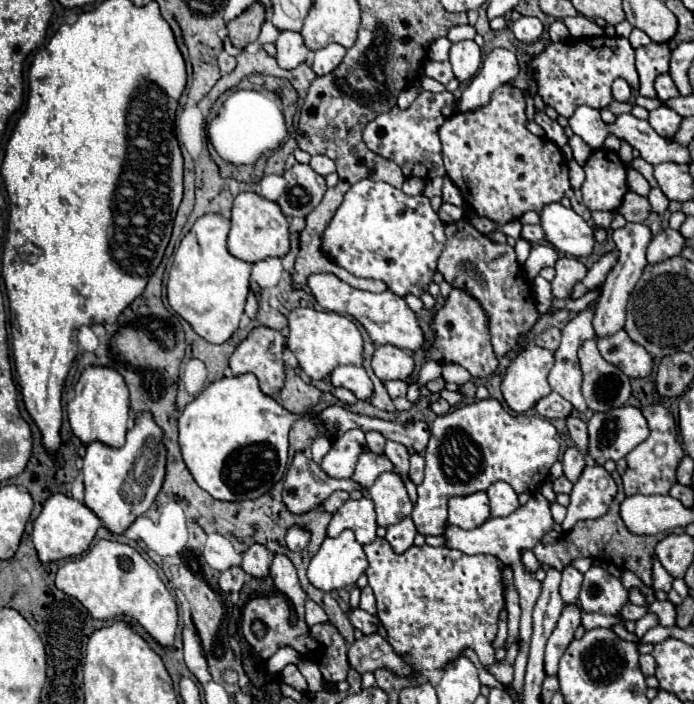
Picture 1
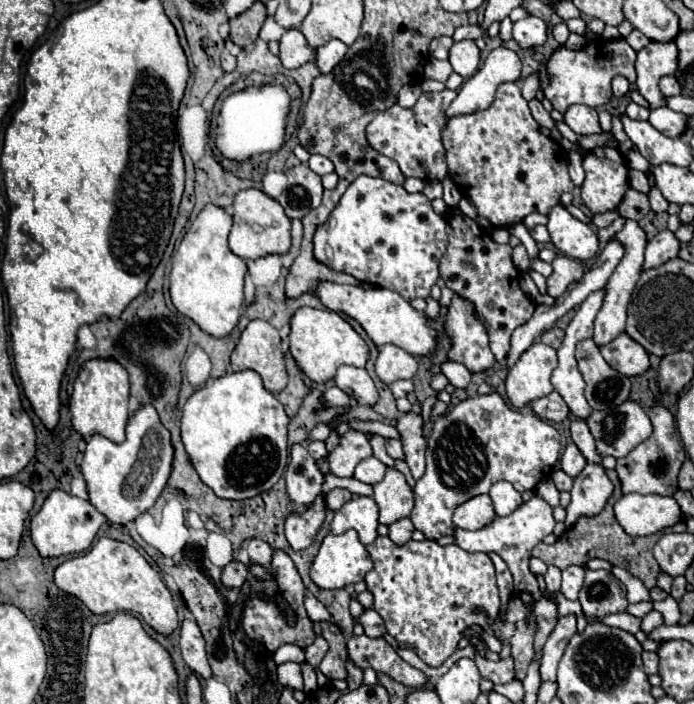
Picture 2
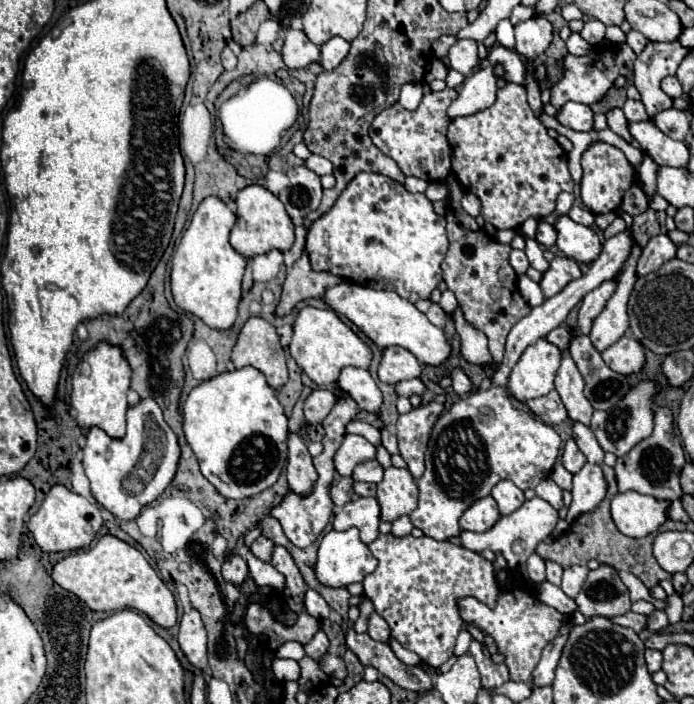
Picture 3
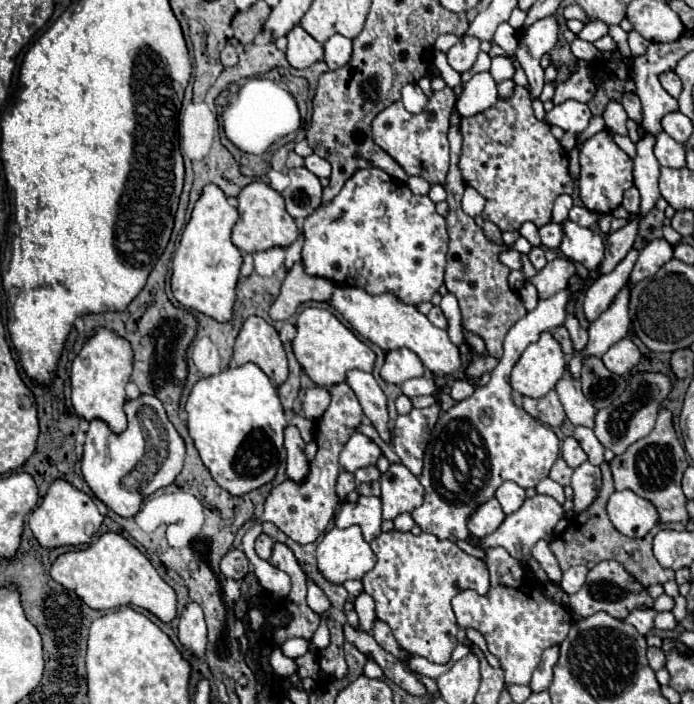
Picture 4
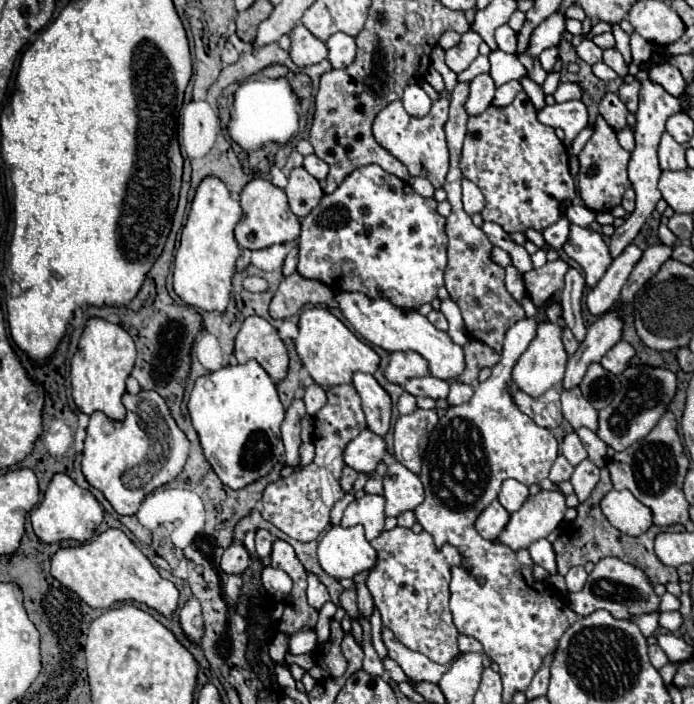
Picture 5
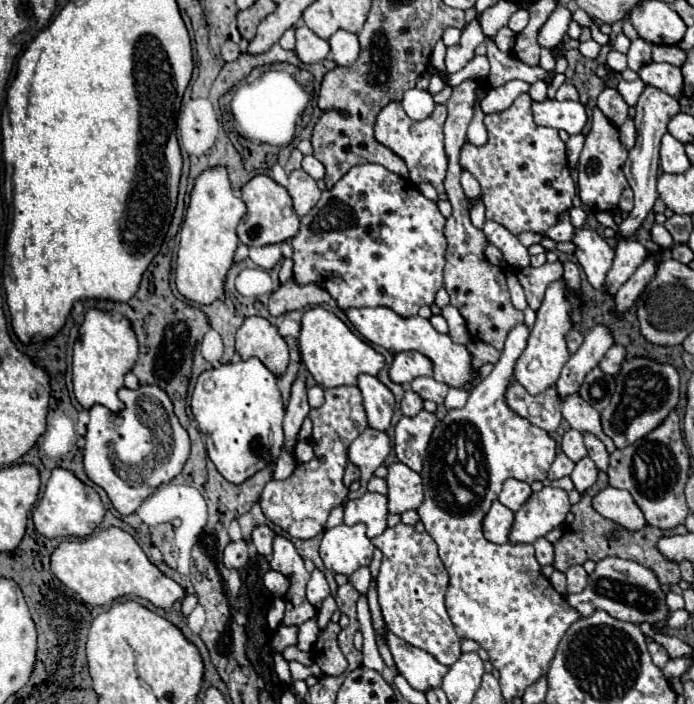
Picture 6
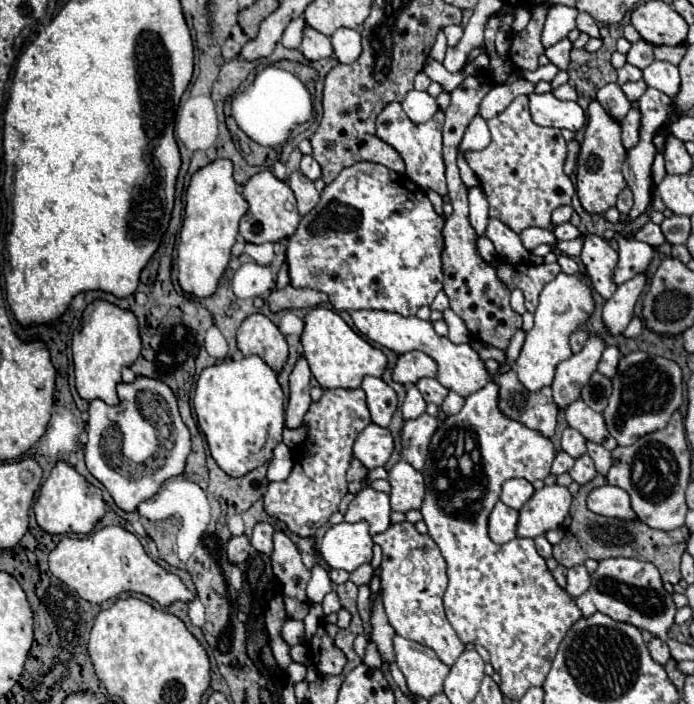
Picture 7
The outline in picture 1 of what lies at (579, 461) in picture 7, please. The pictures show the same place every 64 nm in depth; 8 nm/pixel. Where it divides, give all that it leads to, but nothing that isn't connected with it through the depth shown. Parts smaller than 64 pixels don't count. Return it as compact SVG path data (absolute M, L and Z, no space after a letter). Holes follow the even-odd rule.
M588 464L570 492L570 504L566 520L562 522L564 532L568 532L578 520L598 518L606 514L608 504L616 496L616 482L604 470L604 466Z

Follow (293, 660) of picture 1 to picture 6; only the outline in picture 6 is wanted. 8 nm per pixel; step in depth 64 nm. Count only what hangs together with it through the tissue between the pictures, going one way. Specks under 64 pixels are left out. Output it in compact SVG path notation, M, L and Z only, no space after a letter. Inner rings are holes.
M314 616L314 620L306 620L304 624L300 624L300 632L298 632L298 644L296 644L296 646L298 646L300 650L308 652L308 650L312 648L312 644L316 642L318 632L320 632L320 628L318 628L318 624L316 624L316 616Z

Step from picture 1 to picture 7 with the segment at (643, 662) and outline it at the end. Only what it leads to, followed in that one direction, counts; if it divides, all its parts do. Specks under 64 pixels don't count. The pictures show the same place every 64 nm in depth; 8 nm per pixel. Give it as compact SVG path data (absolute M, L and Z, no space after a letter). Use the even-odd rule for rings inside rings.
M652 638L648 642L648 650L650 650L650 656L658 662L658 664L666 664L670 660L670 650L668 650L668 644L660 638Z

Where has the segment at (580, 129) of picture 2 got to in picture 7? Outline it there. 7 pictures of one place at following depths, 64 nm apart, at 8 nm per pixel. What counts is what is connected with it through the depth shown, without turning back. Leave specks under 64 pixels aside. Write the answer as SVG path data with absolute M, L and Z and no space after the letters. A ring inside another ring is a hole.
M552 92L544 94L530 94L528 106L532 120L538 126L552 126L552 128L568 128L572 132L580 130L584 126L584 110L578 106L578 102L562 102L552 96Z

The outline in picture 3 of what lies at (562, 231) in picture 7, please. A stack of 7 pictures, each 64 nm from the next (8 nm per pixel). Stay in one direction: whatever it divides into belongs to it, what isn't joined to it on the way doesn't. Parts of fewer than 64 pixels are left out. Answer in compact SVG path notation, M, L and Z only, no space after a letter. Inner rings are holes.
M542 222L540 226L538 226L538 234L536 234L536 240L538 240L538 244L542 244L542 246L546 246L546 248L550 248L550 246L554 246L554 240L556 240L556 232L554 232L554 226L552 224L548 224L548 222Z

